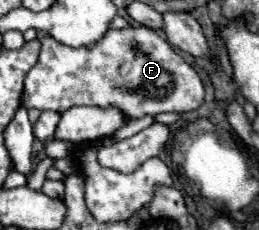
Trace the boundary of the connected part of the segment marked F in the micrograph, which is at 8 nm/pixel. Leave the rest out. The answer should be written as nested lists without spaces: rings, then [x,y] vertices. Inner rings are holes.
[[[125,28],[125,30],[109,30],[95,48],[67,48],[59,44],[55,38],[47,36],[41,40],[39,62],[31,68],[25,78],[23,90],[23,106],[37,110],[55,110],[63,113],[73,106],[117,106],[125,112],[127,118],[141,118],[145,114],[161,114],[161,112],[191,112],[203,104],[205,90],[199,74],[169,48],[167,40],[151,28]]]

